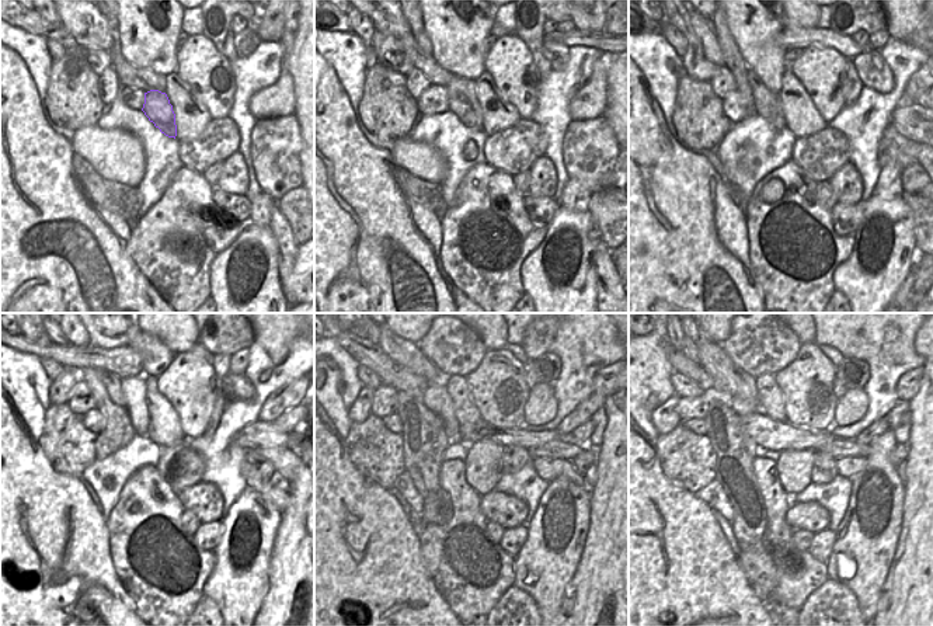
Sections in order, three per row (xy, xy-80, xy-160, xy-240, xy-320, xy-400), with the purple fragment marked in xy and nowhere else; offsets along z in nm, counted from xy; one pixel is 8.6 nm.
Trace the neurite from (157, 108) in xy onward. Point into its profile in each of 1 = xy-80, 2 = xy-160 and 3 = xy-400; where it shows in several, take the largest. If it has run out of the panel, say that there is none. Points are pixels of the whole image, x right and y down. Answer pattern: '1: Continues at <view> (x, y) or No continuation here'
1: Continues at xy-80 (462, 100)
2: Continues at xy-160 (768, 105)
3: Continues at xy-400 (678, 360)

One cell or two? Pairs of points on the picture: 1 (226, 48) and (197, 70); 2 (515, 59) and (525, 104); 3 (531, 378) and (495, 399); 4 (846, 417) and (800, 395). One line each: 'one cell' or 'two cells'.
1: two cells
2: one cell
3: two cells
4: two cells

